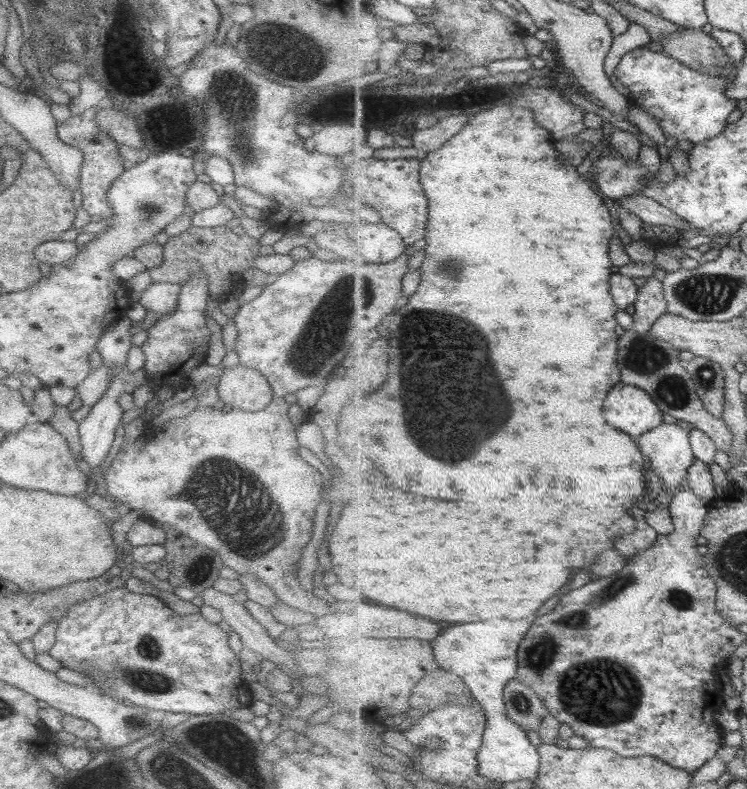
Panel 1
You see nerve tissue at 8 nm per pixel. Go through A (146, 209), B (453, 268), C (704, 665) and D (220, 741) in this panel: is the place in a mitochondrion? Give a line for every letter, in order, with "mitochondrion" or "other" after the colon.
A: mitochondrion
B: mitochondrion
C: other
D: mitochondrion

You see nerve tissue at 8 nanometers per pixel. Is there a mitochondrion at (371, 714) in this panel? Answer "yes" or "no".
no

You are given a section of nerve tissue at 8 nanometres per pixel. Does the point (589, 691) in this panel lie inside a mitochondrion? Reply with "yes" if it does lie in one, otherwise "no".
yes

